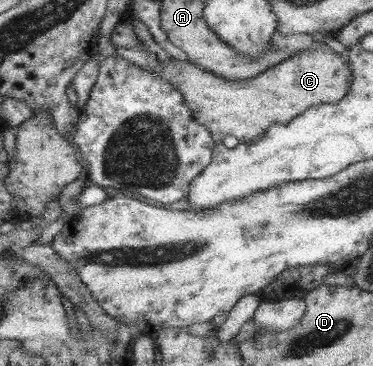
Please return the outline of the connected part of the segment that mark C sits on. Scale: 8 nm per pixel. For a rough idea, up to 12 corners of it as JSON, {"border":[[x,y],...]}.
{"border":[[308,48],[247,80],[189,60],[160,73],[217,143],[337,104],[345,56]]}

